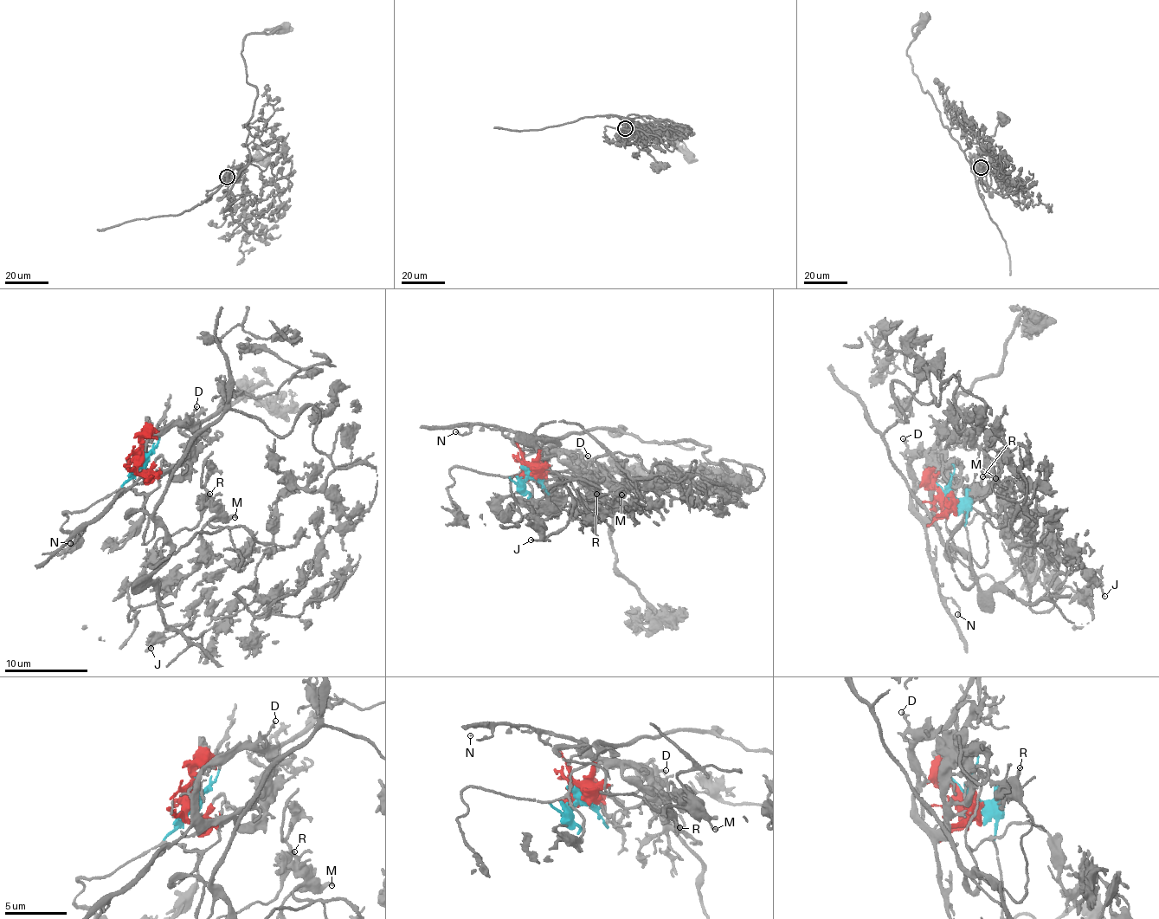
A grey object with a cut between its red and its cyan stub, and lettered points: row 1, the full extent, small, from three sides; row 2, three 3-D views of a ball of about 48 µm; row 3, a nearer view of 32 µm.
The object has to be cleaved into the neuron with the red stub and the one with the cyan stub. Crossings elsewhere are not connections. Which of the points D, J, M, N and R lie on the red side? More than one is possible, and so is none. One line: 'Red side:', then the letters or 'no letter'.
Red side: D, N

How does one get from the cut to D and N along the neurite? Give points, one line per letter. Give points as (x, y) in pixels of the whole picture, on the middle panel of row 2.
D: (529, 475), (539, 455), (561, 452), (589, 455)
N: (529, 475), (526, 466), (538, 456), (528, 437), (493, 424), (474, 425), (470, 432), (460, 435), (455, 432)

